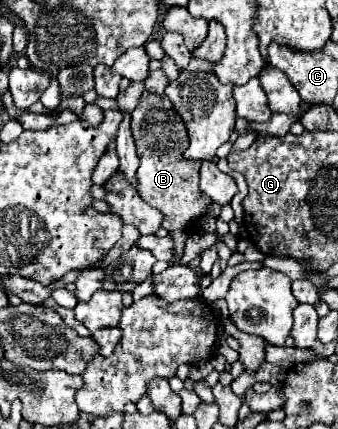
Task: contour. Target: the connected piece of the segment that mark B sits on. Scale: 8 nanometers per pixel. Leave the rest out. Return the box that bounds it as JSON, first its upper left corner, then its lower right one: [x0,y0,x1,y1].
[131,69,211,261]

